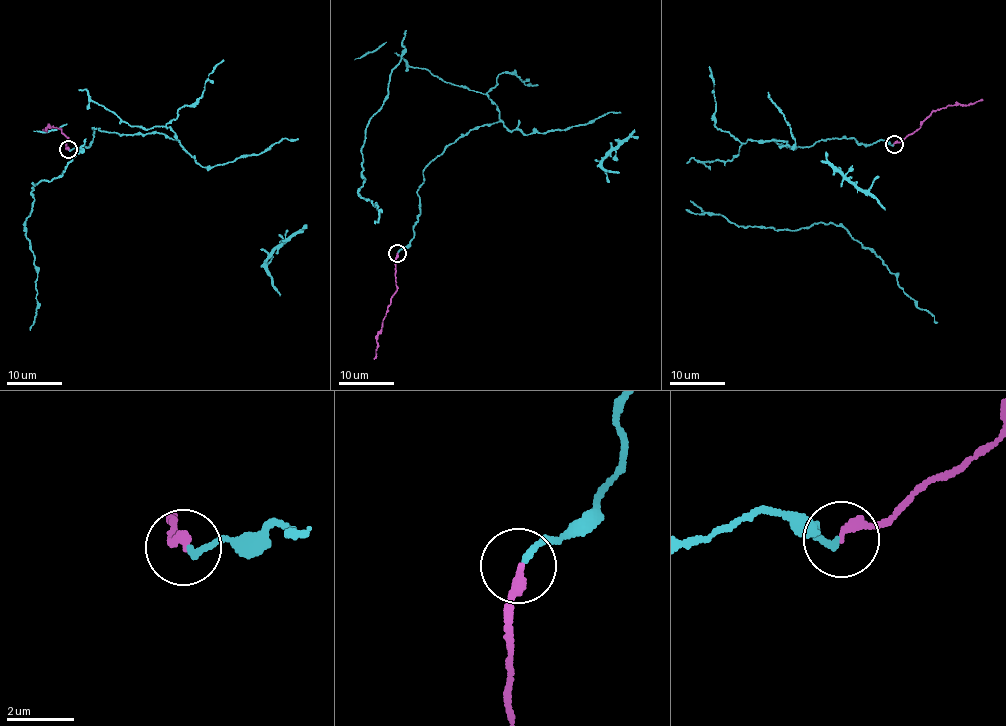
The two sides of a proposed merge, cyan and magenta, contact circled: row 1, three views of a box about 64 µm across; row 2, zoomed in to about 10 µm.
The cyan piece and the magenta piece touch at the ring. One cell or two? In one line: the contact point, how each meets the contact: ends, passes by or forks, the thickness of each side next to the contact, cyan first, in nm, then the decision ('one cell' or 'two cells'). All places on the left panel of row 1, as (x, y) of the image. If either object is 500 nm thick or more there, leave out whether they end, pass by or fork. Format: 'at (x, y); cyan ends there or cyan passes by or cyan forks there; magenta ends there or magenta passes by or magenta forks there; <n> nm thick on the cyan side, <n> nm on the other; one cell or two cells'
at (68, 149); cyan ends there; magenta ends there; 180 nm thick on the cyan side, 280 nm on the other; one cell

